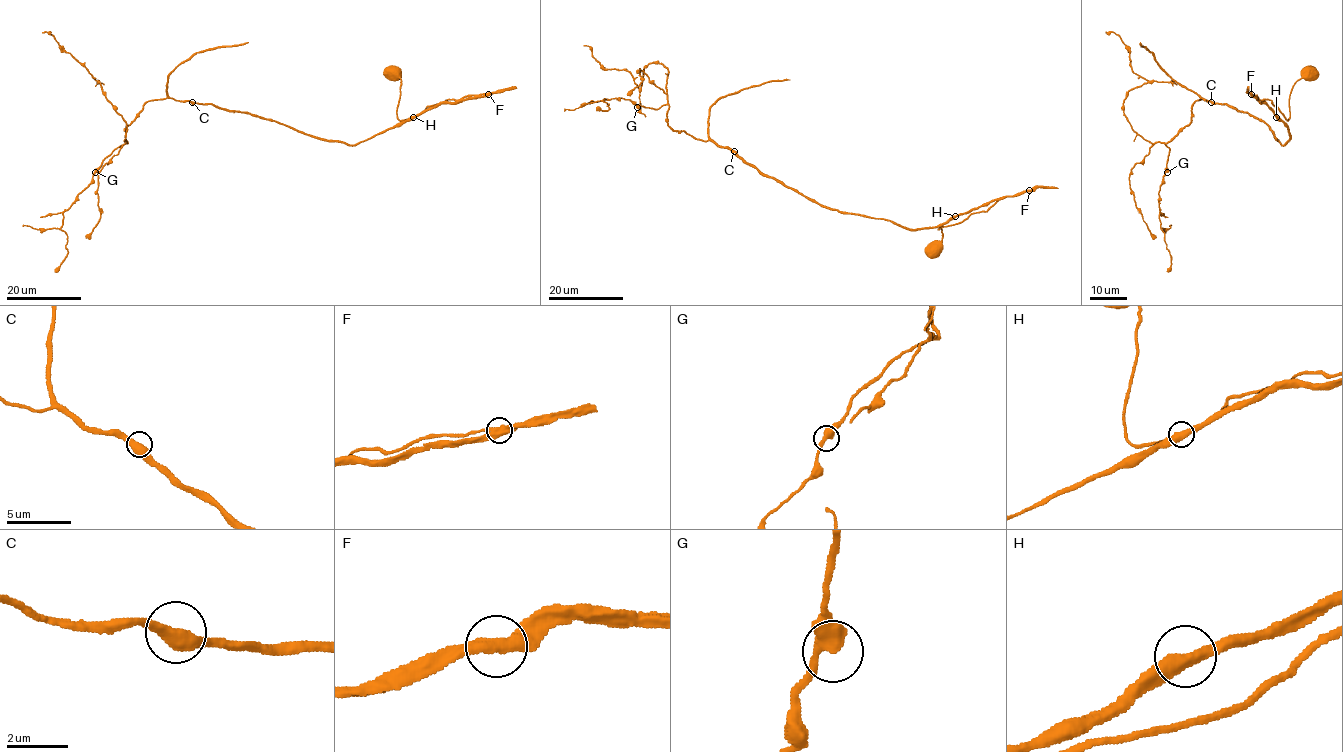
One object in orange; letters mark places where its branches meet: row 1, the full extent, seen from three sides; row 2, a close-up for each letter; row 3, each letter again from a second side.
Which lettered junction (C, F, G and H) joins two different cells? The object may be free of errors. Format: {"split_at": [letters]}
{"split_at": []}

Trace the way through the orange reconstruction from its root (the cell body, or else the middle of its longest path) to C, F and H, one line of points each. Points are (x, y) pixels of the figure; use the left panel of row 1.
C: (398, 73), (399, 120), (455, 101), (353, 145), (192, 102)
F: (398, 73), (401, 85), (396, 117), (399, 120), (416, 117), (427, 107), (448, 99), (488, 93)
H: (398, 73), (399, 120), (416, 117), (427, 107), (448, 99), (455, 101), (443, 102), (413, 117)

